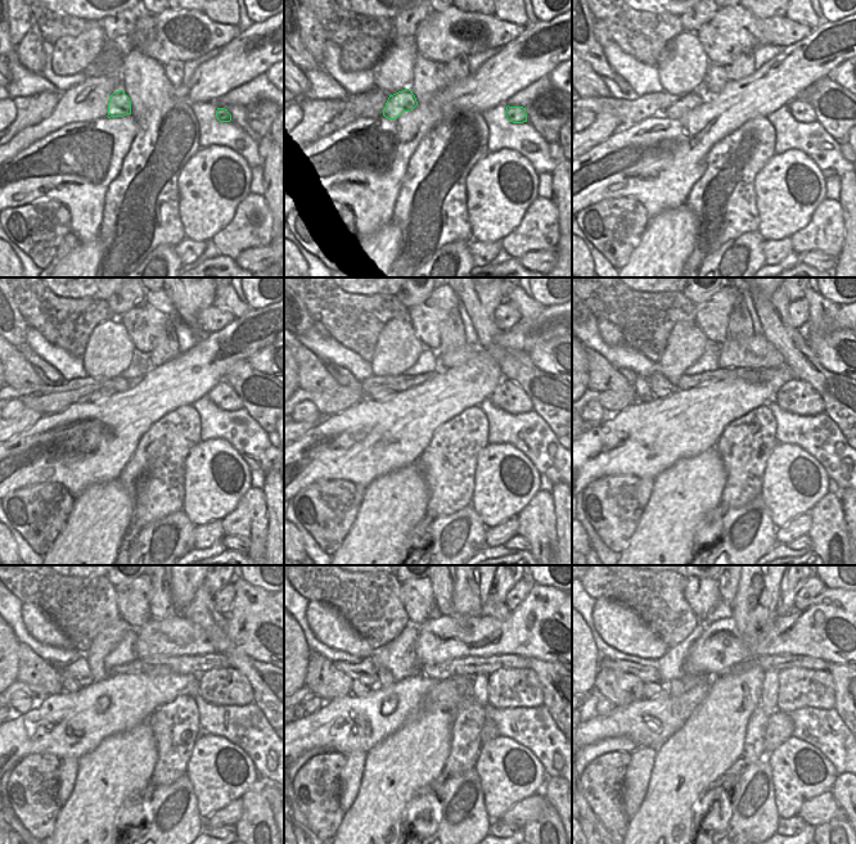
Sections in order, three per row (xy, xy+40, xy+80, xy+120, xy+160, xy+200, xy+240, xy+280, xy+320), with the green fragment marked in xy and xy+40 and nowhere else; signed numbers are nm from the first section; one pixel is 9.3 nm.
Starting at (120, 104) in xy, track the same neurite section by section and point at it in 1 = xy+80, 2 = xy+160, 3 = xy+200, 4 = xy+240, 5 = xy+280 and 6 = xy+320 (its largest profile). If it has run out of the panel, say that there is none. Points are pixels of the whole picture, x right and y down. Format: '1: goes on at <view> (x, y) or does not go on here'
1: goes on at xy+80 (688, 102)
2: goes on at xy+160 (382, 395)
3: goes on at xy+200 (659, 386)
4: goes on at xy+240 (79, 671)
5: goes on at xy+280 (365, 672)
6: goes on at xy+320 (648, 675)

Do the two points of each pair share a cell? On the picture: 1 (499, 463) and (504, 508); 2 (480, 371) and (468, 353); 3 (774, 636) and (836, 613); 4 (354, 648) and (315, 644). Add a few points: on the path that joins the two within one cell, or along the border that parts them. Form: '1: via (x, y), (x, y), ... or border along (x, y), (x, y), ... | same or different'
1: via (499, 474), (503, 483), (503, 496) | same
2: border along (483, 348), (476, 356), (444, 369) | different
3: via (789, 633), (810, 632), (820, 622) | same
4: border along (307, 621), (310, 631), (321, 642), (354, 657) | different

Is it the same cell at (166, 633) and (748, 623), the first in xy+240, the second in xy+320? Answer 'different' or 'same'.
different

